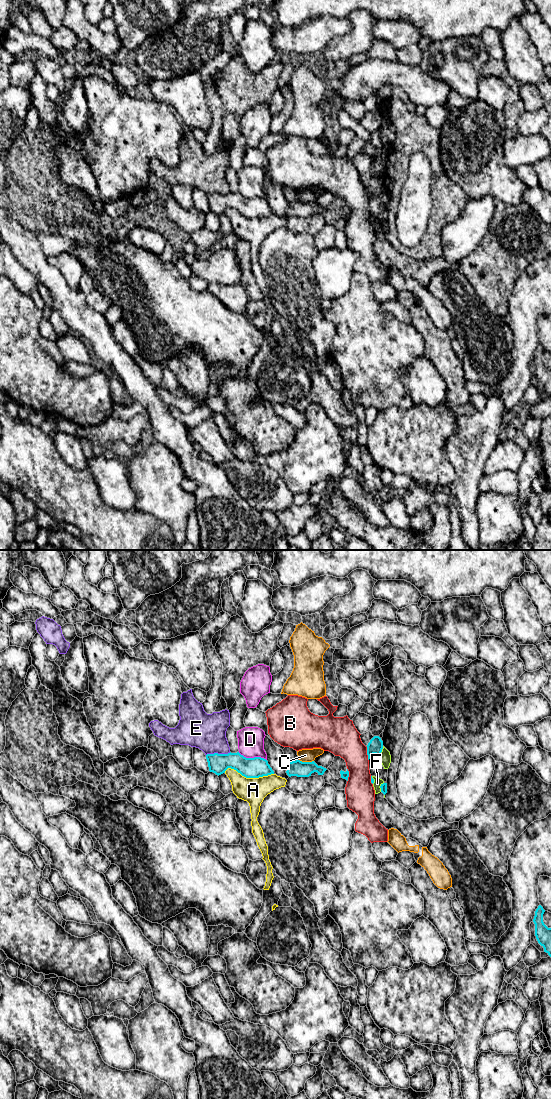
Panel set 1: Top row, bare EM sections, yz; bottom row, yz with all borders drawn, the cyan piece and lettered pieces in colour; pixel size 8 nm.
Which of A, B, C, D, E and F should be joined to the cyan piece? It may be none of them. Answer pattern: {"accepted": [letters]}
{"accepted": []}

